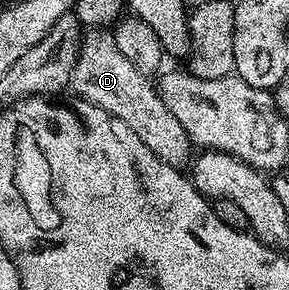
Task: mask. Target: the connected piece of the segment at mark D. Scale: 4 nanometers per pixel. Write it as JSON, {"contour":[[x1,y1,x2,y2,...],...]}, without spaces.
{"contour":[[94,28,83,37,70,80,72,90,78,93,77,97,81,101,91,102,93,106,104,108,104,112,124,120,124,124,128,124,128,128,132,128,132,132,140,136,140,140,144,140,144,144,148,144,148,148,152,148,152,152,160,156,164,164,179,168,191,165,192,143,188,132,184,132,180,120,168,112,166,99,159,91,158,94,154,91,150,83,153,81,141,74,126,59,124,52,116,48,116,40,109,29]]}

